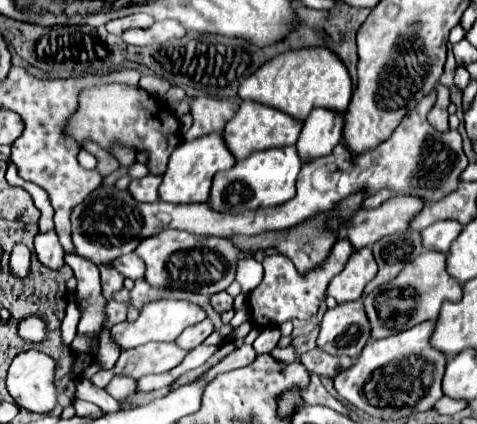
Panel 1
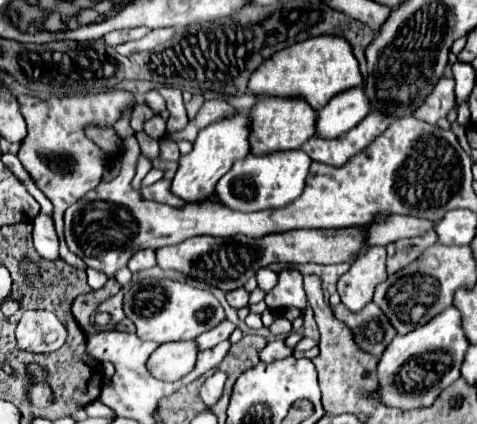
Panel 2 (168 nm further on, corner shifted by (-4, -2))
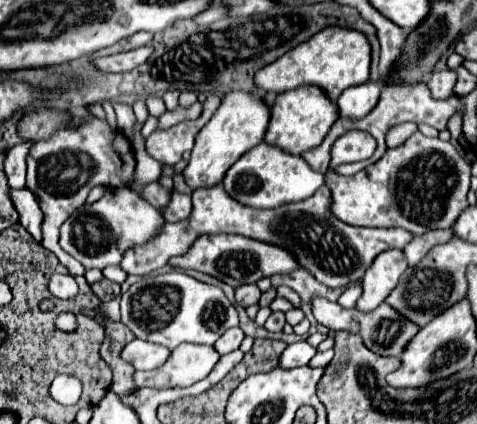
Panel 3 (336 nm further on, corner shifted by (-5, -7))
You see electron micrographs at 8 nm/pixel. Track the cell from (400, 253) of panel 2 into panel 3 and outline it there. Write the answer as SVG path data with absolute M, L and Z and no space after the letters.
M437 229L437 231L429 231L429 233L423 233L419 237L415 237L405 249L403 249L403 255L407 259L409 265L415 265L419 263L419 259L423 259L423 255L433 247L433 245L439 245L439 243L447 243L451 239L451 229Z

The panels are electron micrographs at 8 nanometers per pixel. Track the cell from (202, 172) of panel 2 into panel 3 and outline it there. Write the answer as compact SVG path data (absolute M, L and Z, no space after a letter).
M231 91L223 97L219 109L211 117L211 121L199 131L195 139L195 147L191 149L191 159L183 171L185 183L197 191L203 187L213 187L223 181L227 169L249 149L263 141L265 129L269 123L269 109L263 99L255 93Z

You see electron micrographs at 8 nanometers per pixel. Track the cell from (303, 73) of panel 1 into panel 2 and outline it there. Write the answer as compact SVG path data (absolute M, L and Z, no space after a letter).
M328 34L280 50L278 54L274 54L274 58L268 58L258 70L254 70L248 82L248 90L252 94L300 96L306 98L306 102L314 110L324 108L332 96L354 86L362 86L362 74L360 74L358 60L352 52L352 46L350 42L346 42L346 38L334 38Z

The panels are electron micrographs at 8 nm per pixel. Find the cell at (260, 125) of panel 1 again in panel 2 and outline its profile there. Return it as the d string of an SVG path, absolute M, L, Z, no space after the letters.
M262 96L248 114L252 120L250 146L252 146L254 154L268 154L268 152L278 152L278 150L300 148L316 132L318 114L314 114L314 110L310 110L310 106L306 106L306 102L298 102L298 98Z

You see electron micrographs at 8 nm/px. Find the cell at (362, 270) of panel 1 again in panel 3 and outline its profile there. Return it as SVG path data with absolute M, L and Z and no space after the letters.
M399 249L379 253L363 275L363 293L355 307L359 311L371 311L379 303L383 303L405 269L407 261L403 259L403 253Z

